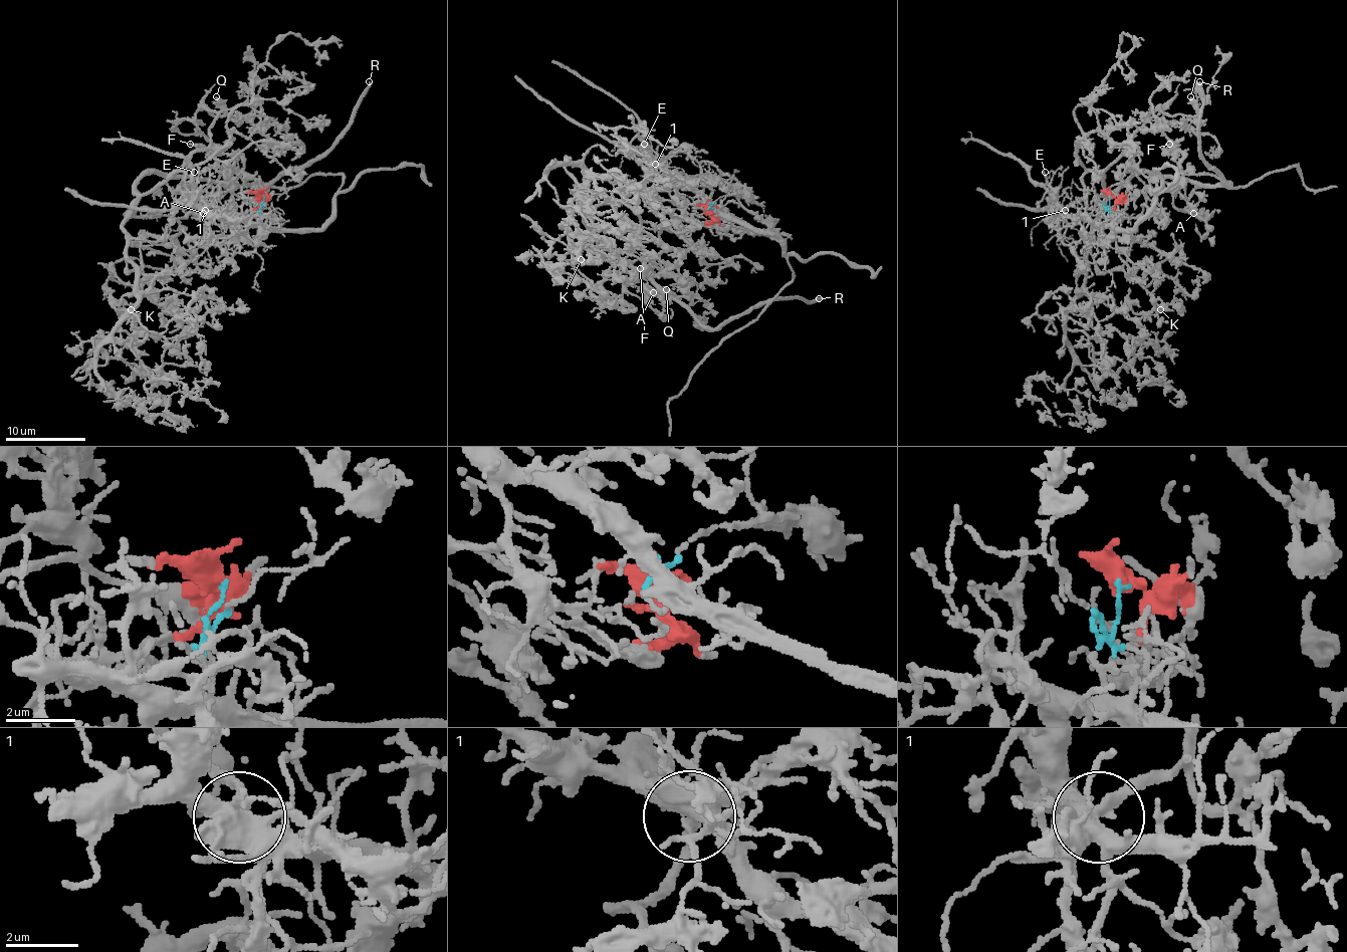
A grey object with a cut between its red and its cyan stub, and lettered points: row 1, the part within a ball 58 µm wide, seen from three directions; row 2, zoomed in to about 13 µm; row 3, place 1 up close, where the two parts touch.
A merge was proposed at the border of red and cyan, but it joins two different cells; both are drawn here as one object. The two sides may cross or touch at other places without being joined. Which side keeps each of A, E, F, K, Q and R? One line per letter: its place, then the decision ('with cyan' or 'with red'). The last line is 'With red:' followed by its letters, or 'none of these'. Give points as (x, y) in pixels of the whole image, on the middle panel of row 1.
A: at (653, 292); with red
E: at (644, 144); with cyan
F: at (640, 268); with red
K: at (581, 259); with red
Q: at (666, 289); with red
R: at (819, 298); with red
With red: A, F, K, Q, R

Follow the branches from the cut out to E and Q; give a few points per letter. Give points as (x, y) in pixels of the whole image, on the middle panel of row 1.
E: (713, 209), (647, 157), (643, 143)
Q: (713, 209), (697, 223), (661, 201), (683, 239), (661, 229), (667, 247), (659, 257), (685, 293), (665, 289)

